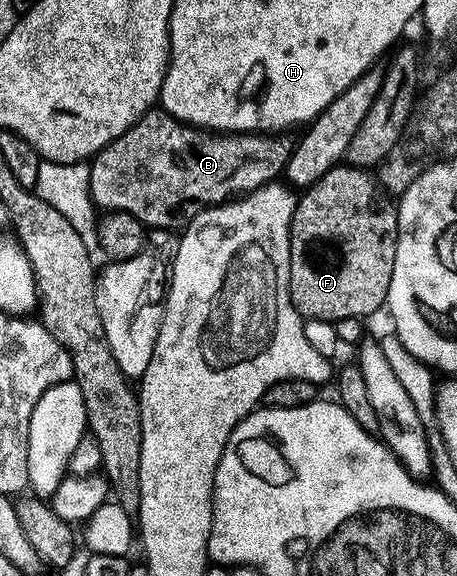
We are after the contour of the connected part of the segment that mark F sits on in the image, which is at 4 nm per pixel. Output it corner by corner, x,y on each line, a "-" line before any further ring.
340,165
333,168
321,181
314,183
312,187
306,188
305,194
299,199
299,208
295,210
292,236
307,235
307,239
296,238
291,244
291,300
297,309
297,313
304,320
313,322
327,322
334,325
342,325
346,319
367,319
380,310
386,308
389,289
393,285
393,269
397,265
397,245
399,244
399,209
398,206
386,194
381,193
381,188
376,176
370,170
350,165

